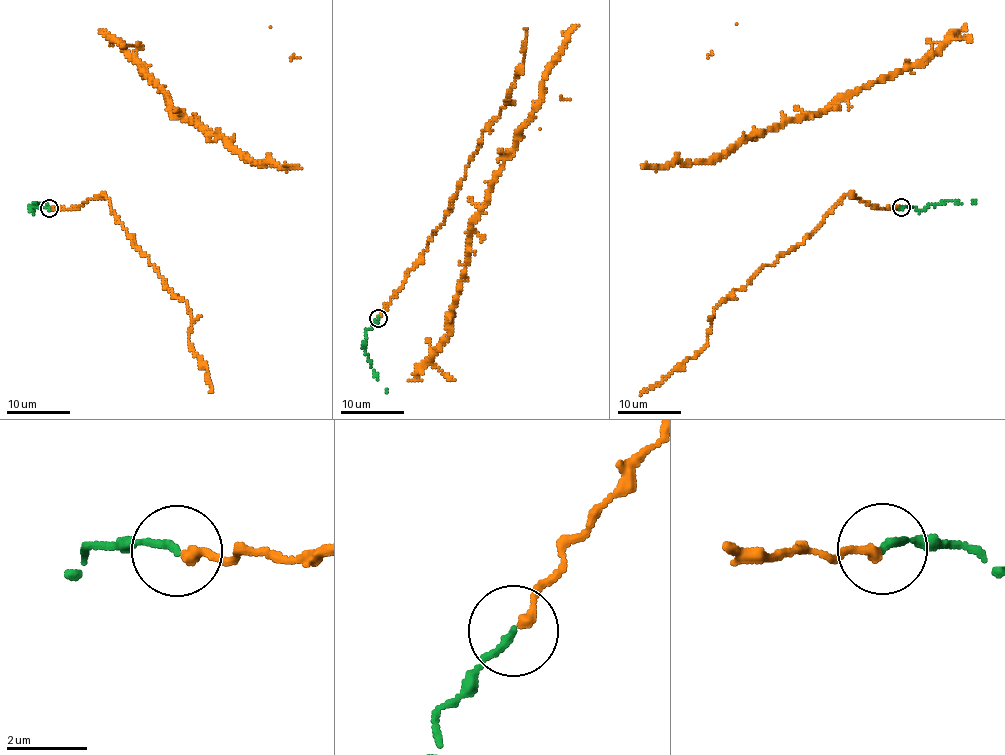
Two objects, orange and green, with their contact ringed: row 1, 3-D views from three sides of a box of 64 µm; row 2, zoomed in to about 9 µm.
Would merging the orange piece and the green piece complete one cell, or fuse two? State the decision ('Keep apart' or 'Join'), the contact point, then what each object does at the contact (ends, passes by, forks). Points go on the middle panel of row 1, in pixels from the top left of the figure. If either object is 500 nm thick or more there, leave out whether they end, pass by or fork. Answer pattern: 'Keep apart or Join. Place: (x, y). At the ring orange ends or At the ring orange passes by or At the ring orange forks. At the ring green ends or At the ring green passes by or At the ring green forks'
Join. Place: (378, 318). At the ring orange ends. At the ring green ends

